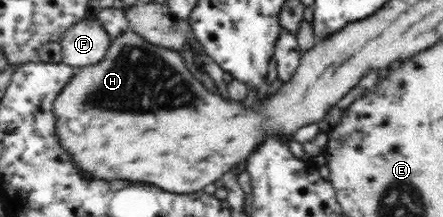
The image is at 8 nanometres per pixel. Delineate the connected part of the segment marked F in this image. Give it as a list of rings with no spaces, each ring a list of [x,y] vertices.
[[[98,19],[78,21],[59,38],[62,62],[74,68],[97,65],[105,59],[112,40]]]

